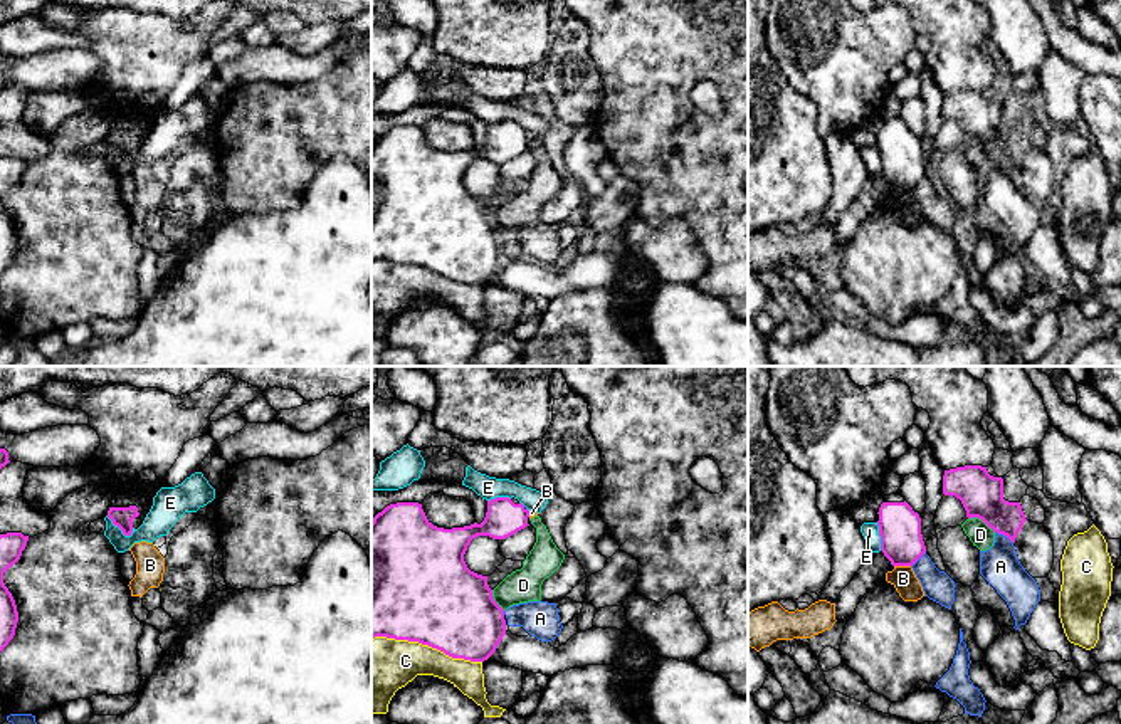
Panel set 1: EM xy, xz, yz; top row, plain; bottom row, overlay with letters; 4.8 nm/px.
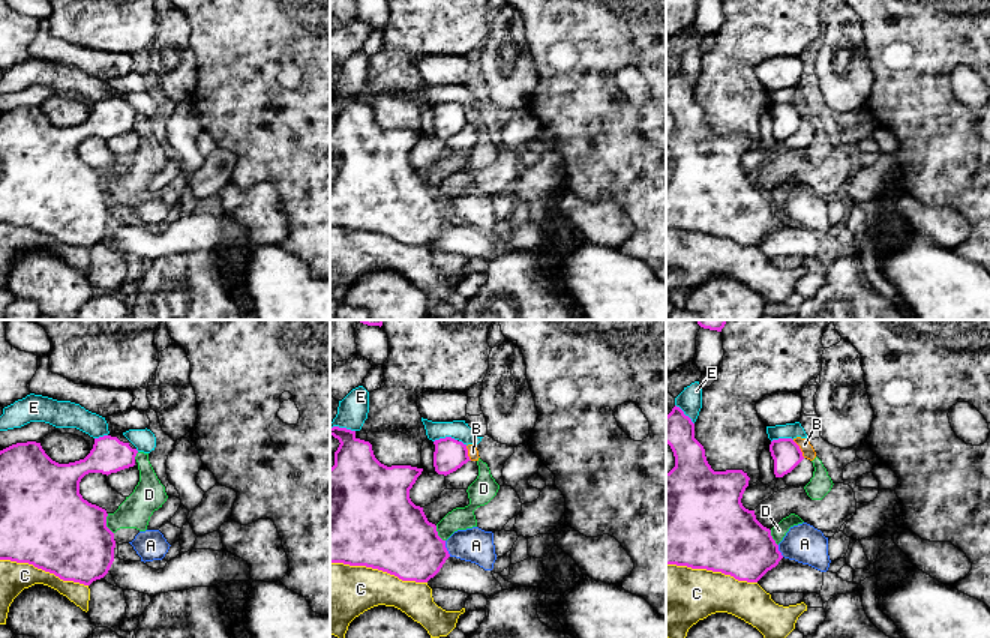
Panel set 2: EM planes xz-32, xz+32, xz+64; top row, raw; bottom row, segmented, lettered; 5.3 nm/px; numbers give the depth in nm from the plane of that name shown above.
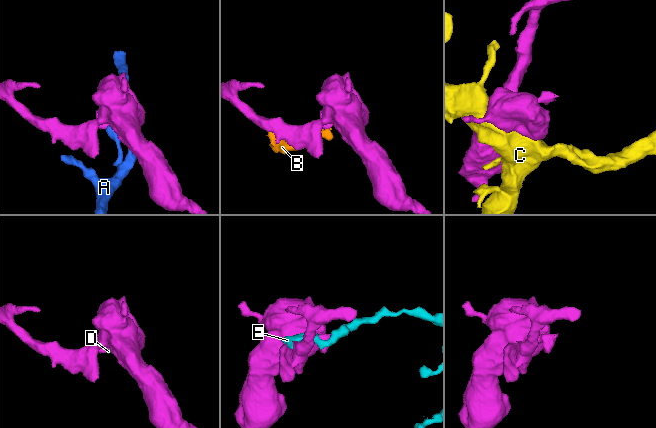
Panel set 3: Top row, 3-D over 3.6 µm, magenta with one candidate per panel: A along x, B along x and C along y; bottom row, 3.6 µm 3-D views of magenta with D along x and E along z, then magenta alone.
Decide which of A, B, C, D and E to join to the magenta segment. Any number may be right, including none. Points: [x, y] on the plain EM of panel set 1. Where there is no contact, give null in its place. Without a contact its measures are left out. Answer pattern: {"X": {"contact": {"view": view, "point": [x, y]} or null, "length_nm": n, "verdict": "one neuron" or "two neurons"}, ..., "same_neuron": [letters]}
{"A": {"contact": {"view": "yz", "point": [1004, 158]}, "length_nm": 110, "verdict": "two neurons"}, "B": {"contact": {"view": "yz", "point": [903, 188]}, "length_nm": 80, "verdict": "two neurons"}, "C": {"contact": {"view": "xz", "point": [427, 267]}, "length_nm": 550, "verdict": "two neurons"}, "D": {"contact": {"view": "yz", "point": [982, 143]}, "length_nm": 150, "verdict": "two neurons"}, "E": {"contact": {"view": "xy", "point": [120, 152]}, "length_nm": 160, "verdict": "two neurons"}, "same_neuron": []}

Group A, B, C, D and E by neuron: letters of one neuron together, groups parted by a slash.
A / B D / C / E

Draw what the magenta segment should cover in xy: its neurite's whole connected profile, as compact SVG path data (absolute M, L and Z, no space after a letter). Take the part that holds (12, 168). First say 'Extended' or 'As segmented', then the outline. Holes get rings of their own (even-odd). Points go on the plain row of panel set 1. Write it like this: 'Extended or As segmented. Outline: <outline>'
As segmented. Outline: M22 156L0 158L0 275L13 262L18 245L17 228L3 207L3 197L20 183L27 165L29 160Z

